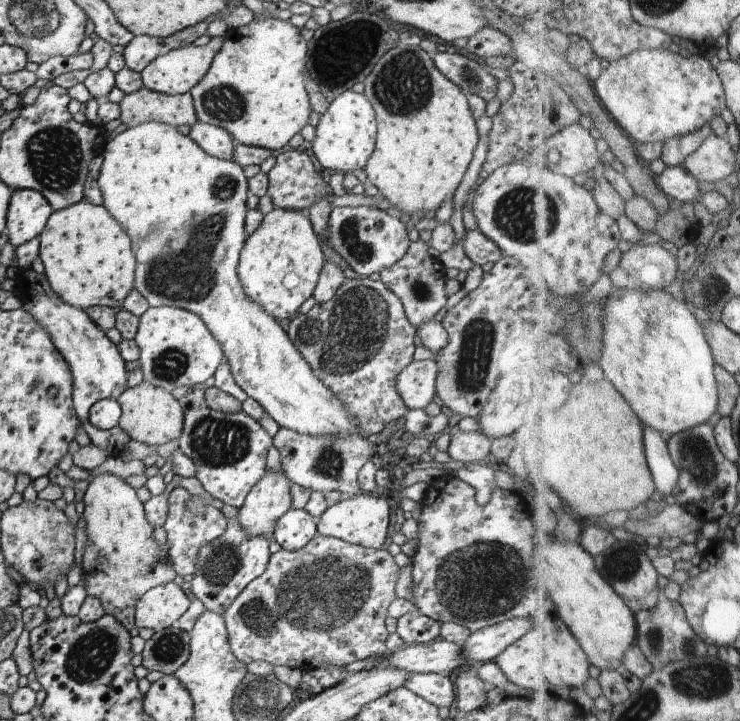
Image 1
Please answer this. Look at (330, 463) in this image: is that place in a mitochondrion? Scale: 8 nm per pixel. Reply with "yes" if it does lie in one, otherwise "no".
yes

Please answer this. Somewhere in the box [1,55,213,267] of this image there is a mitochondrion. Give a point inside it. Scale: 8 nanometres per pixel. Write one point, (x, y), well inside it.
(54, 153)

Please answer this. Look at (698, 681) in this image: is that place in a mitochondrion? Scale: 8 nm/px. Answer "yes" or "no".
yes

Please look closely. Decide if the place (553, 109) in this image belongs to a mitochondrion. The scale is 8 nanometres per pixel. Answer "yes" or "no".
yes

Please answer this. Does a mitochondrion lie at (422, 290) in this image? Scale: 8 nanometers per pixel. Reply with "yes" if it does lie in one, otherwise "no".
yes

